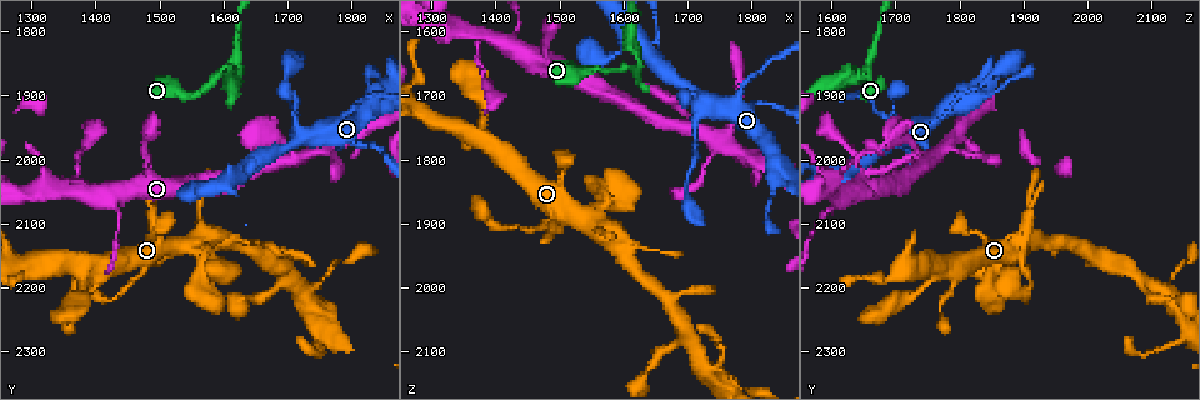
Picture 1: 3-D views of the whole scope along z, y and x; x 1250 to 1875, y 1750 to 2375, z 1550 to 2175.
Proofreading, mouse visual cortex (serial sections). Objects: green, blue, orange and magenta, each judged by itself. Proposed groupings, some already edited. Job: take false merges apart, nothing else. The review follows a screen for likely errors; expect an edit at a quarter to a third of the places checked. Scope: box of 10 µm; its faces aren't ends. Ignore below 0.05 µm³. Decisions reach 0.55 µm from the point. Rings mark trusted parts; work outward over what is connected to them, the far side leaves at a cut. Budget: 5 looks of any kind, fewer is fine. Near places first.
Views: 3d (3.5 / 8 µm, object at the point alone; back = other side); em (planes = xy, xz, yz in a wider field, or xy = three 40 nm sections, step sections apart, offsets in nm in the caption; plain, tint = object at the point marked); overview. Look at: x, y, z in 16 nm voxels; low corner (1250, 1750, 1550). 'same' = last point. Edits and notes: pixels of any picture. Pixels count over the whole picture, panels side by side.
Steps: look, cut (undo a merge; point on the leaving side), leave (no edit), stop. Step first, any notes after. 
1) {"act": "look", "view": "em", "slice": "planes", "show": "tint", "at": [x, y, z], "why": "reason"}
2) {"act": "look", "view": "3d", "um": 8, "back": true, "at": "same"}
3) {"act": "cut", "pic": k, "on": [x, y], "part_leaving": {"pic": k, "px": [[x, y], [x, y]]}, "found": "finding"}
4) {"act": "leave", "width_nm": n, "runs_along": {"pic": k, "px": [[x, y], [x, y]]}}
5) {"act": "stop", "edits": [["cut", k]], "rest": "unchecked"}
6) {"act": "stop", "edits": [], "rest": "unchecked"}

{"act": "look", "view": "3d", "um": 8, "at": [1745, 1985, 1785], "why": "calibre changes"}

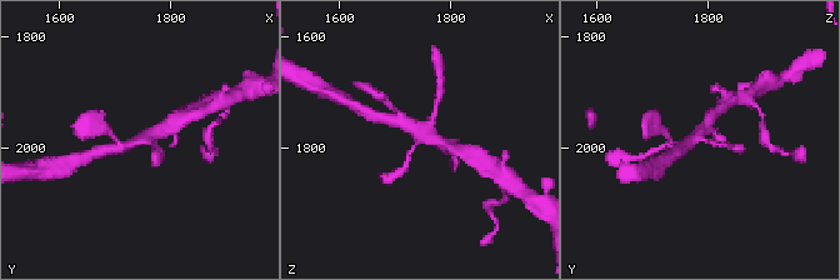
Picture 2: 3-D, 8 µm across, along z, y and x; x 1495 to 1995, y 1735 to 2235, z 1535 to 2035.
{"act": "look", "view": "3d", "um": 3.5, "back": true, "at": "same", "why": "closer look"}

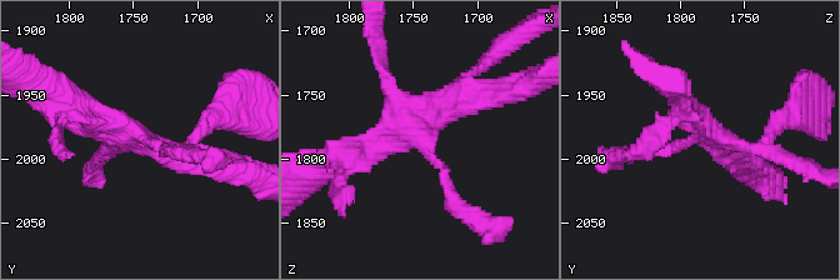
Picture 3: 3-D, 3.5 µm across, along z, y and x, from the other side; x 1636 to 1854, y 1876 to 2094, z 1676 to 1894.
{"act": "look", "view": "em", "slice": "planes", "show": "tint", "at": [1740, 1982, 1786], "why": "need the tissue"}

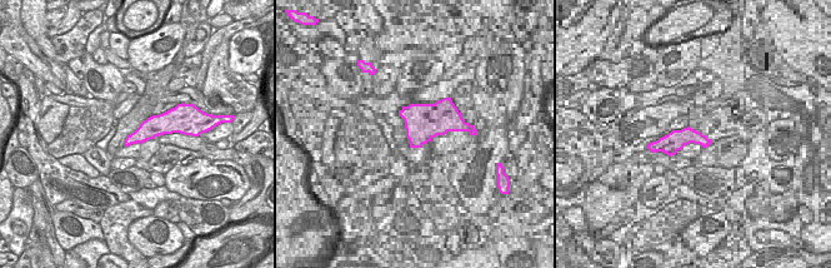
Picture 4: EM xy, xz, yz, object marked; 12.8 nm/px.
{"act": "leave", "width_nm": 260, "runs_along": {"pic": 3, "px": [[475, 96], [421, 125], [460, 209]]}, "found": "continuous, no second cell"}

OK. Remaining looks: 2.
{"act": "look", "view": "3d", "um": 3.5, "at": [1605, 1860, 1655], "why": "sharp bend"}

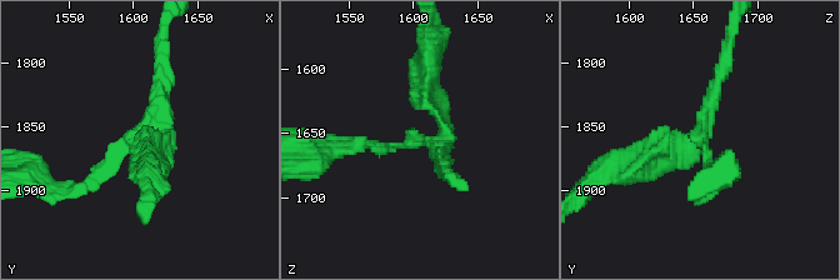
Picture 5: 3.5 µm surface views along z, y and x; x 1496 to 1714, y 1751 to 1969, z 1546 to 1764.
{"act": "look", "view": "em", "slice": "xy", "step": 3, "show": "tint", "at": [1598, 1860, 1658], "arms": 3, "arm_widths_nm": [150, 200, 200], "why": "need the tissue"}

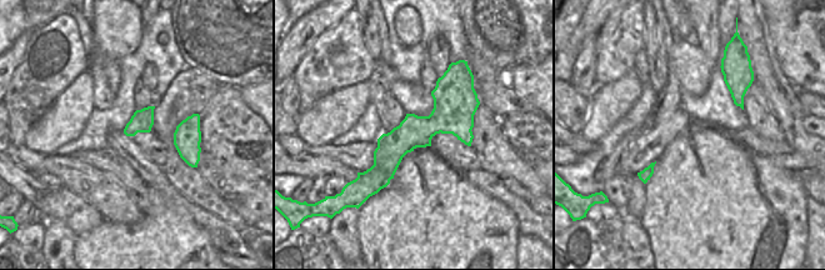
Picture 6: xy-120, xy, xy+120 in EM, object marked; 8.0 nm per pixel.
{"act": "leave", "runs_along": {"pic": 6, "px": [[453, 78], [450, 103], [375, 183]]}, "found": "one cell here"}

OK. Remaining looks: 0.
{"act": "stop", "edits": [], "rest": "unchecked"}

